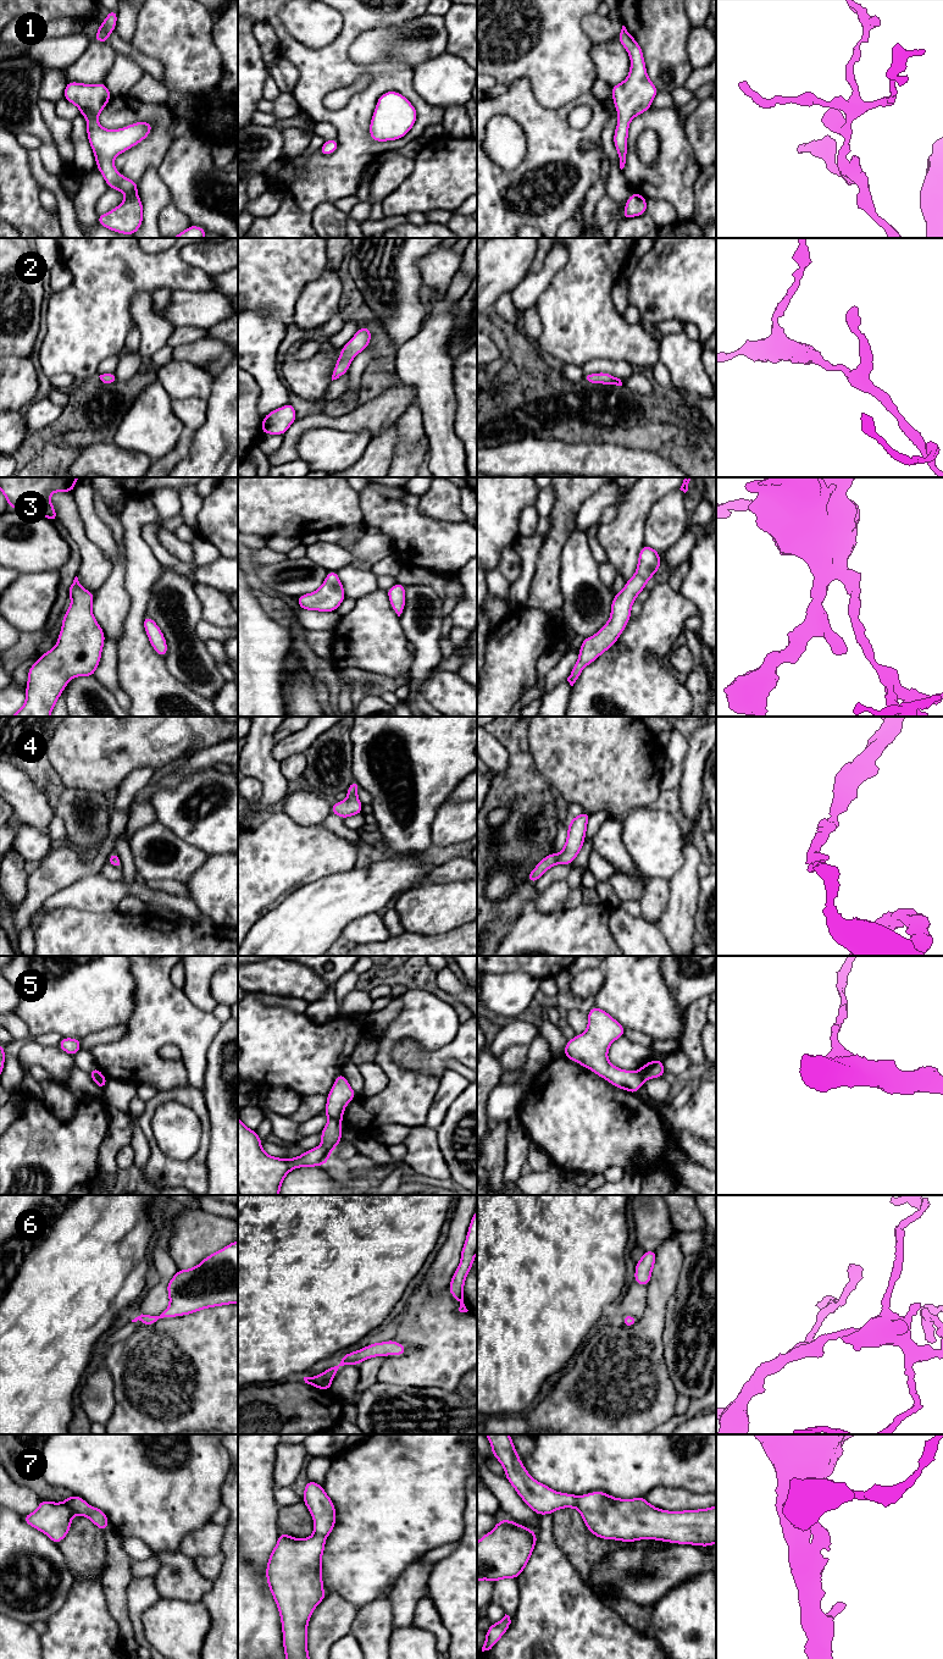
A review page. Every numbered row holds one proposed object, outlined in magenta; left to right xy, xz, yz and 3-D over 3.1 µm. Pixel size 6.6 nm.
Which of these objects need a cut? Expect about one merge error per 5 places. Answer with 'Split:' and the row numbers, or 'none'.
Split: 5

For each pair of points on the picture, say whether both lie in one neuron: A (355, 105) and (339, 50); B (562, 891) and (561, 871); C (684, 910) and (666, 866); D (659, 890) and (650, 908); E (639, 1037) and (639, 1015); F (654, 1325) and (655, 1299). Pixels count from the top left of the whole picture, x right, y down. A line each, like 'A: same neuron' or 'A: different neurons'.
A: same neuron
B: different neurons
C: different neurons
D: same neuron
E: different neurons
F: same neuron

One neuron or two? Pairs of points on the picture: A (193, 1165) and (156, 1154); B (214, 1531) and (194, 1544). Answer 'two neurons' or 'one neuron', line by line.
A: one neuron
B: one neuron

